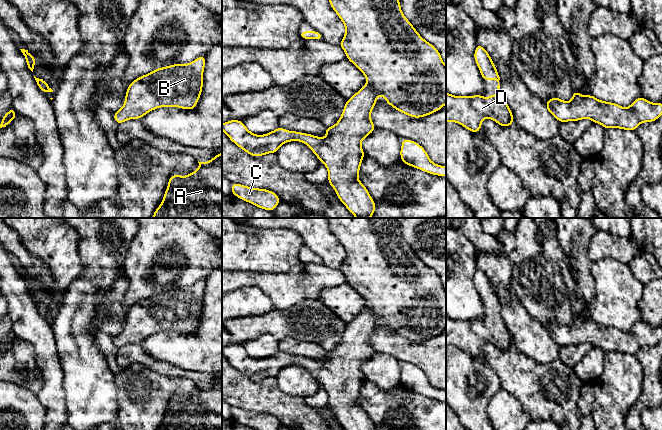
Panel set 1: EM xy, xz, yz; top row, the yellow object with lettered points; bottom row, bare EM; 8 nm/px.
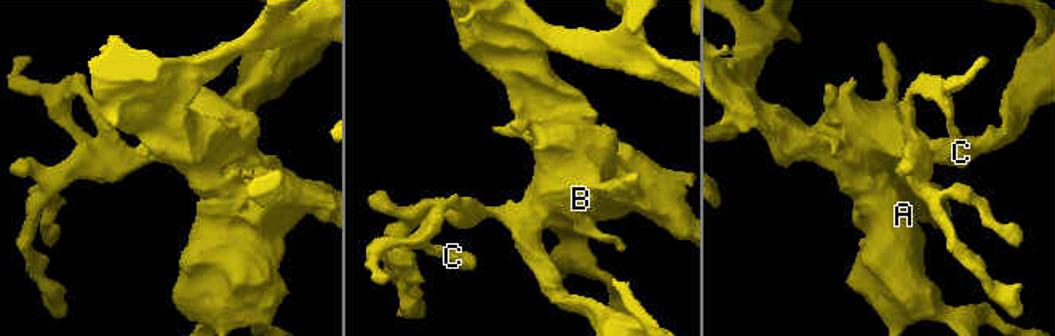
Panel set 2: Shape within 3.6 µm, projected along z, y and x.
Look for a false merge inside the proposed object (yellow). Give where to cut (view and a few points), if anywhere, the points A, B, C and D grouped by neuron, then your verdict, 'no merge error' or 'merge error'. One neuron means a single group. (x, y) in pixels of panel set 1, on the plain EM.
cut none; groups A B C D; no merge error

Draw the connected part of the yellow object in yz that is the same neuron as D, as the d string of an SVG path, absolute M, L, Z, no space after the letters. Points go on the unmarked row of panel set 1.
M478 268L474 276L475 286L483 304L498 306L497 319L489 319L486 323L475 320L454 320L446 316L446 346L456 346L472 357L481 353L482 344L490 342L503 351L514 348L513 337L510 334L499 309L499 297L487 274Z

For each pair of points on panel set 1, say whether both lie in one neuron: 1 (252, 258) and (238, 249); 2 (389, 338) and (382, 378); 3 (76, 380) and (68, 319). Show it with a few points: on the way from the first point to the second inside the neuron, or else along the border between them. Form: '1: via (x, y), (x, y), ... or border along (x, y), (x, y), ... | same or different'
1: via (249, 255), (241, 251) | same
2: border along (376, 351), (388, 353), (401, 363) | different
3: via (76, 365), (76, 334) | same

